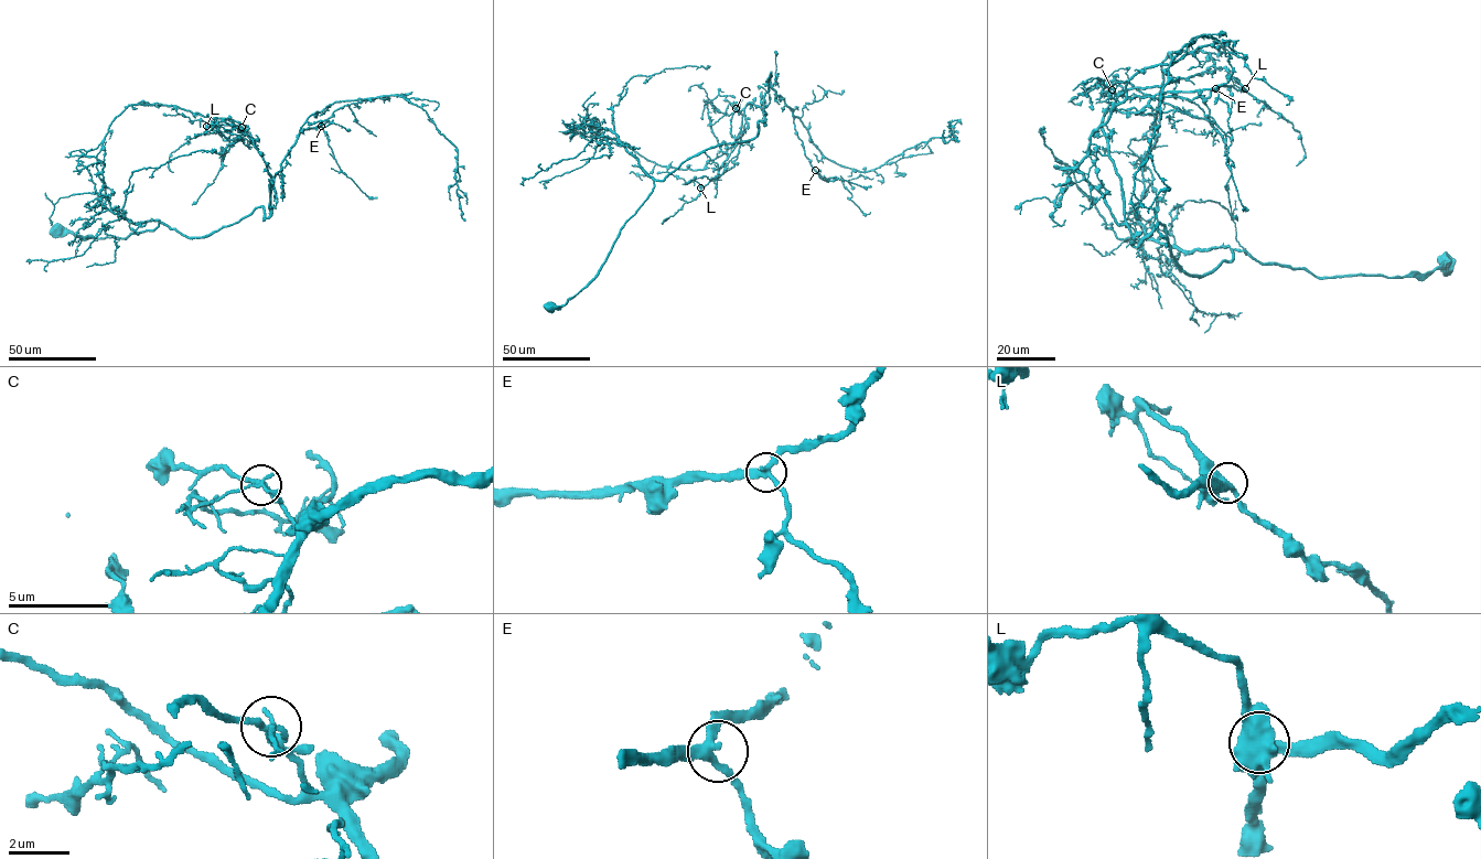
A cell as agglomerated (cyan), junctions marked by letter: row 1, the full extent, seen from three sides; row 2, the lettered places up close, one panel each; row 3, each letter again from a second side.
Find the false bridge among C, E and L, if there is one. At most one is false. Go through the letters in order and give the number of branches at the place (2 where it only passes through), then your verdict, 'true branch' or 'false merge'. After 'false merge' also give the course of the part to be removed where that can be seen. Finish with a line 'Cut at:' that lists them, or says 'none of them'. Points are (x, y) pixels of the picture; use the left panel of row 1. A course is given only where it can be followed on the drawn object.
C: 3 branches meet; false merge; foreign part runs (242, 127), (217, 131), (227, 140), (240, 139), (236, 141), (237, 138), (248, 135)
E: 3 branches meet; true branch
L: 3 branches meet; true branch
Cut at: C

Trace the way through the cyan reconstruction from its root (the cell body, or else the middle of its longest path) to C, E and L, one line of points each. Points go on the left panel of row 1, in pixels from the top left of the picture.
C: (57, 229), (125, 238), (160, 222), (204, 237), (257, 207), (268, 218), (271, 178), (242, 127)
E: (57, 229), (125, 238), (160, 222), (204, 237), (257, 207), (264, 219), (270, 181), (299, 131), (321, 126)
L: (57, 229), (125, 238), (160, 222), (204, 237), (257, 207), (268, 218), (272, 181), (250, 133), (206, 126)

